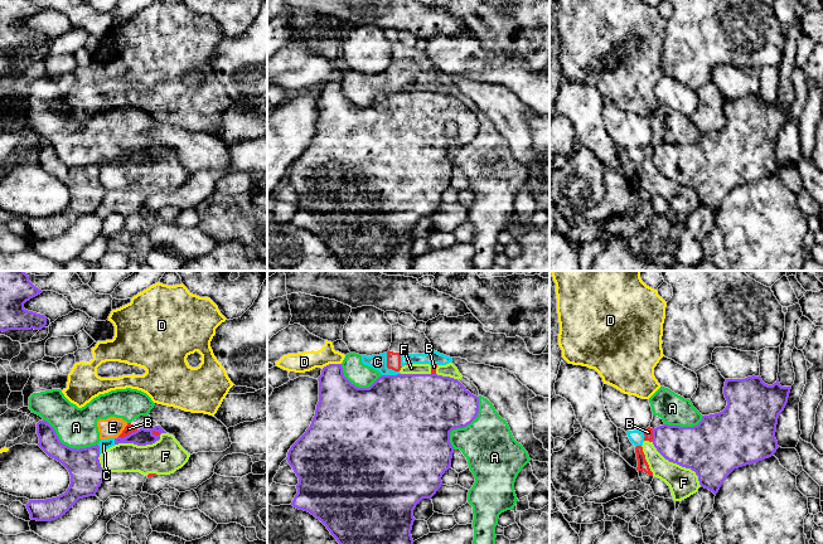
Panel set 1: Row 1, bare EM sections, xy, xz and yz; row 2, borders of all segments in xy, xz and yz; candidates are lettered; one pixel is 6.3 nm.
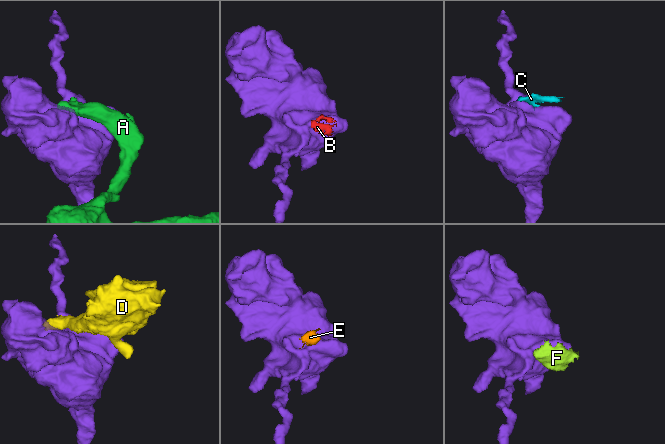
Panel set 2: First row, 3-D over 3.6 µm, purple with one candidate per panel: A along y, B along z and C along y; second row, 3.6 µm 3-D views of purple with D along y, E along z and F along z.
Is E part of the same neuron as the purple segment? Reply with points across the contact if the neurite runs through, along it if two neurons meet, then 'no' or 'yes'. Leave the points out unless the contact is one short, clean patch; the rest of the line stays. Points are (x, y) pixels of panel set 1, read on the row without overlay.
border xy (117, 154), (115, 156); no

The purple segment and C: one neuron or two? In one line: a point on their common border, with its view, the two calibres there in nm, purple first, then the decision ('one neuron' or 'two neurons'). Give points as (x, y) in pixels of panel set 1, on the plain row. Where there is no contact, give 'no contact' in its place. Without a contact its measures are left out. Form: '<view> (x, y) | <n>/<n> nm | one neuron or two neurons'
xz (391, 93) | 500/100 nm | two neurons

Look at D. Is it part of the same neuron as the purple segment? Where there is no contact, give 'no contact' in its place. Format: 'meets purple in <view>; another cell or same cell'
meets purple in xz; another cell

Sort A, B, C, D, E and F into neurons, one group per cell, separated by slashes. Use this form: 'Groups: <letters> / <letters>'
Groups: A B C E F / D

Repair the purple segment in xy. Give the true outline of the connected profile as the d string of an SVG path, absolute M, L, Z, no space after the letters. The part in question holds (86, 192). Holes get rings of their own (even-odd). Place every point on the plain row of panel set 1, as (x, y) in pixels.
M47 139L37 141L38 164L60 180L71 193L67 209L57 215L29 218L26 227L32 238L52 239L63 234L79 217L95 214L106 190L100 181L100 164L71 166L63 162Z

